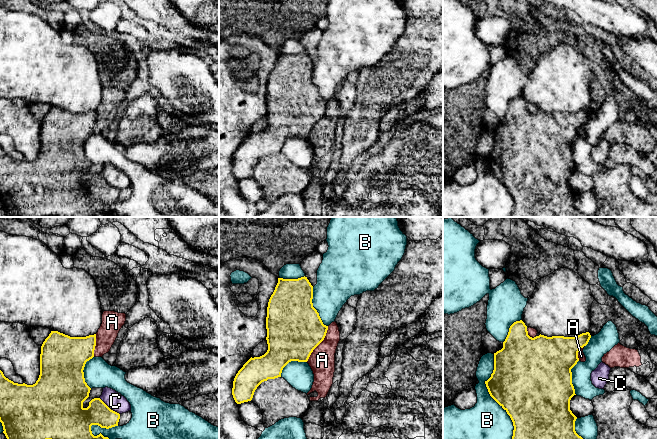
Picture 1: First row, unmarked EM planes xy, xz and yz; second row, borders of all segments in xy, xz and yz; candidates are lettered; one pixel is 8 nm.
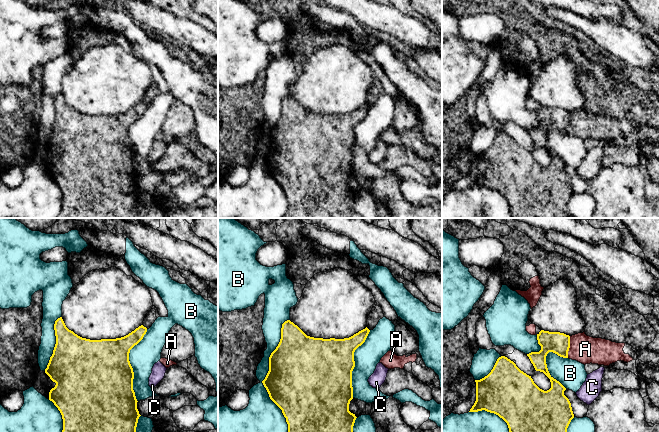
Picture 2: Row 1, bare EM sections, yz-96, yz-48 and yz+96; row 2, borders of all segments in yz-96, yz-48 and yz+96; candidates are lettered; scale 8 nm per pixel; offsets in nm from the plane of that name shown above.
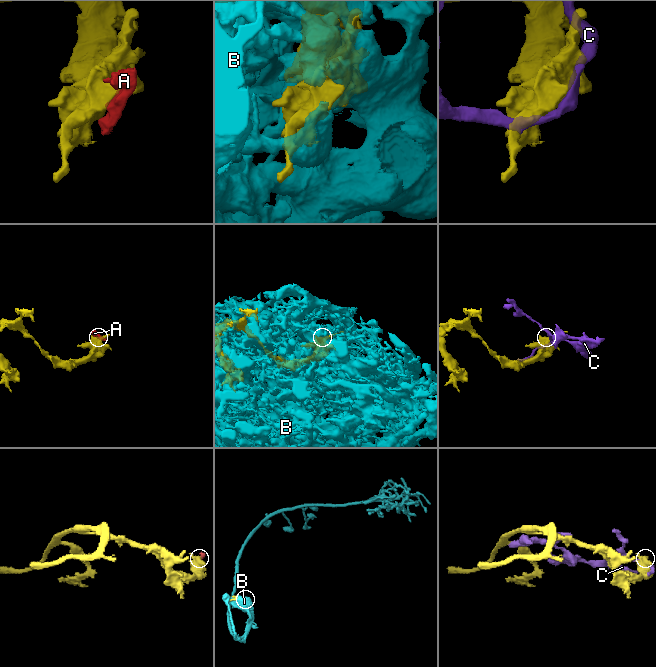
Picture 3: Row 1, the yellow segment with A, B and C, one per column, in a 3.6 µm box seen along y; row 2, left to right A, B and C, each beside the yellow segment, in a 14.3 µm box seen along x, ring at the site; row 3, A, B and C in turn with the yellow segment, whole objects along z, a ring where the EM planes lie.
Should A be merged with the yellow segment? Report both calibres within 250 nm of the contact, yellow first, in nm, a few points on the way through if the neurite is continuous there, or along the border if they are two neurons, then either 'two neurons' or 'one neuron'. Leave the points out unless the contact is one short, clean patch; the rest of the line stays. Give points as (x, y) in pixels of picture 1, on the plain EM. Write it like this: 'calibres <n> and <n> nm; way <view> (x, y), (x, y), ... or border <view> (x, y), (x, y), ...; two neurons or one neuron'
calibres 440 and 200 nm; two neurons

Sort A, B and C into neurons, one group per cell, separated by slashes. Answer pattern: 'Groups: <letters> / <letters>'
Groups: A / B / C

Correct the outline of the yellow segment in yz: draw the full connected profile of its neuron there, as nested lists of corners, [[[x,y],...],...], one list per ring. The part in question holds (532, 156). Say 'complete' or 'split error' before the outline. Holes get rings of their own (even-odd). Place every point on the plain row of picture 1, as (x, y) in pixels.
complete; [[[522,96],[516,97],[510,102],[508,111],[503,118],[503,124],[494,129],[494,146],[491,150],[491,153],[485,157],[485,160],[490,172],[507,188],[513,198],[514,206],[511,217],[586,217],[576,209],[575,197],[577,193],[570,186],[570,176],[574,171],[576,171],[574,162],[572,160],[571,145],[579,137],[579,126],[588,120],[590,114],[591,111],[589,108],[582,109],[575,113],[547,113],[540,110],[539,112],[532,114],[528,111],[527,102]]]

